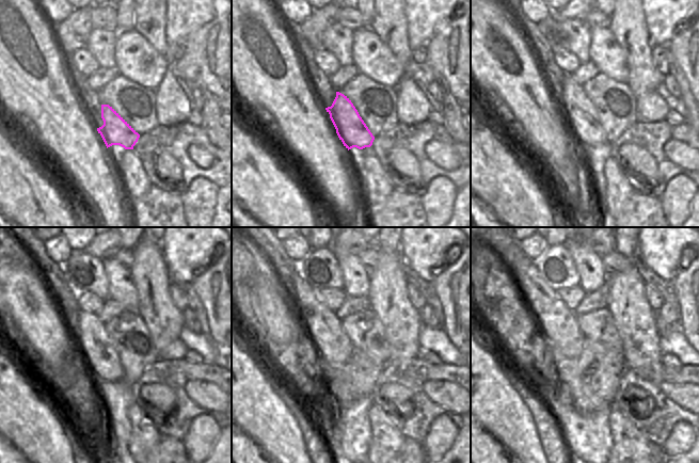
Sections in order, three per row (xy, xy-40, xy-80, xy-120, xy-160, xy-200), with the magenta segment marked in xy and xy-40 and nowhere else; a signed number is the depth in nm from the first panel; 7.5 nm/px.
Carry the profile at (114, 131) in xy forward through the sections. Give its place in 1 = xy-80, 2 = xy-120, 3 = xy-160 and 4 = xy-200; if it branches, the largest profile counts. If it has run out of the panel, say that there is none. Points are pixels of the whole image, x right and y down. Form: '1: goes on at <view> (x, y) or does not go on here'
1: goes on at xy-80 (581, 113)
2: goes on at xy-120 (101, 357)
3: goes on at xy-160 (334, 348)
4: goes on at xy-200 (559, 325)

